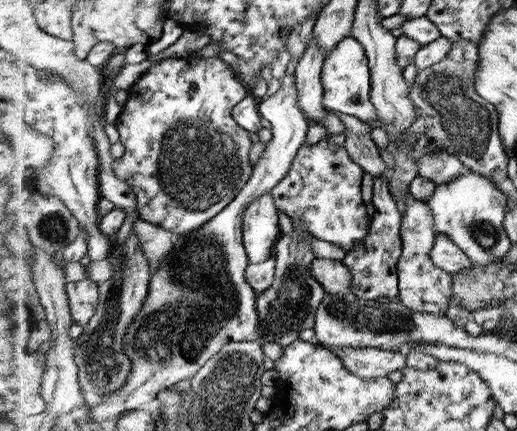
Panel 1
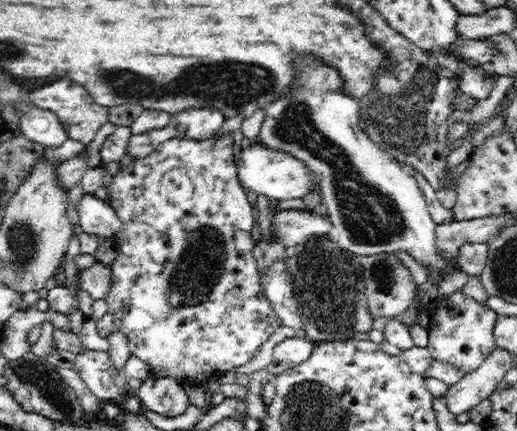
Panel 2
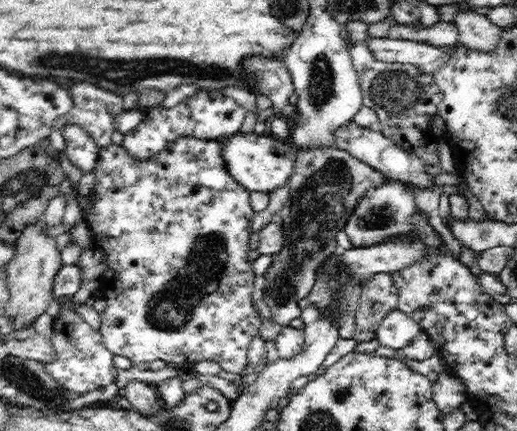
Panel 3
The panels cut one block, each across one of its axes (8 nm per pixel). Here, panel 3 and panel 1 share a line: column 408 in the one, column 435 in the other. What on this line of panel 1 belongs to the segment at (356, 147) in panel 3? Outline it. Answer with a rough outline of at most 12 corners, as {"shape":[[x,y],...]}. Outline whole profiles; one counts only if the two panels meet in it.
{"shape":[[428,152],[418,162],[422,178],[453,182],[468,171],[455,154]]}

